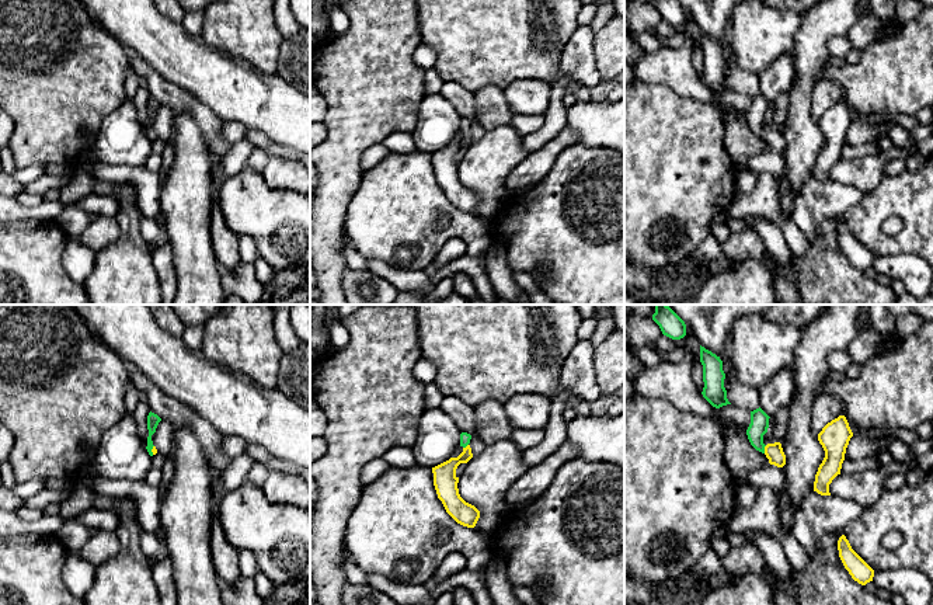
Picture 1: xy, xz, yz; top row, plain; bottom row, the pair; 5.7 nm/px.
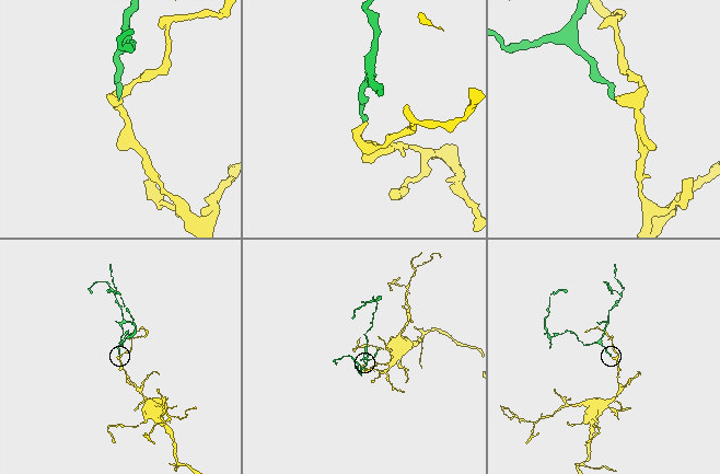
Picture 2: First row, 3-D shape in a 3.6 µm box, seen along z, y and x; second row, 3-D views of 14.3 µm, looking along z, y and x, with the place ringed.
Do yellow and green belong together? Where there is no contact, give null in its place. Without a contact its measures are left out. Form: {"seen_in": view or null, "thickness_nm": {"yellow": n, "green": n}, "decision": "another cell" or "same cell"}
{"seen_in": "yz", "thickness_nm": {"yellow": 100, "green": 110}, "decision": "same cell"}

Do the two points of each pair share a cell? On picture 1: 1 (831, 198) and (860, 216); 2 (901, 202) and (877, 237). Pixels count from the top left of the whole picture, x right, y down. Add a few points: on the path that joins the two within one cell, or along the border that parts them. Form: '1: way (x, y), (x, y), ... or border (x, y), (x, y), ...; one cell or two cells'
1: border (863, 193), (862, 198), (842, 215); two cells
2: way (891, 208), (877, 222), (877, 228); one cell

